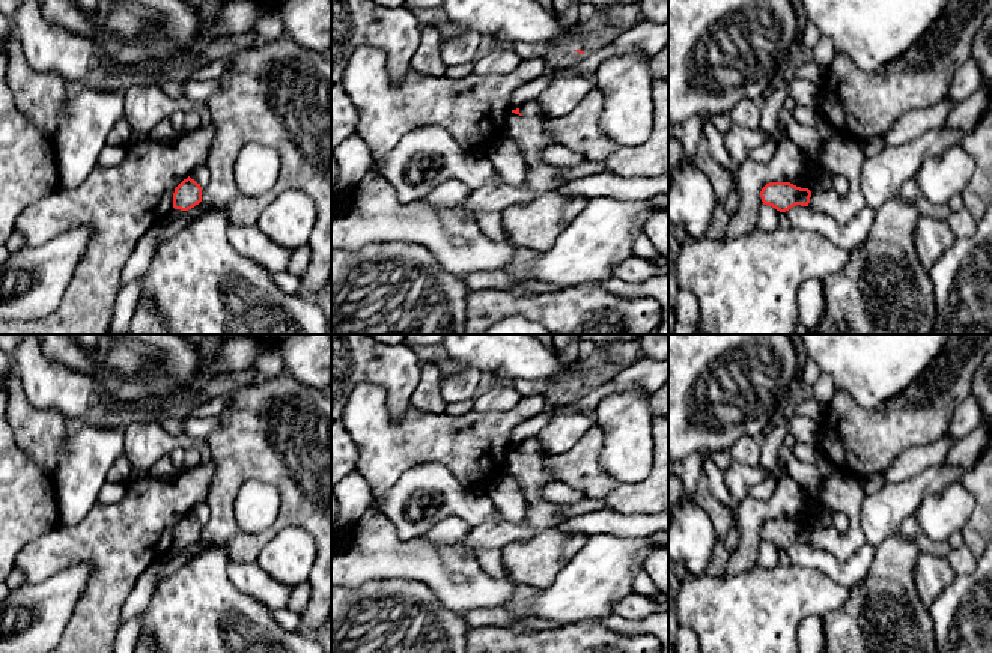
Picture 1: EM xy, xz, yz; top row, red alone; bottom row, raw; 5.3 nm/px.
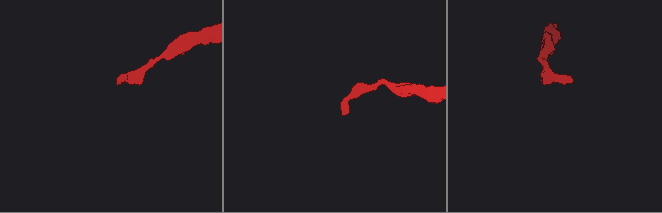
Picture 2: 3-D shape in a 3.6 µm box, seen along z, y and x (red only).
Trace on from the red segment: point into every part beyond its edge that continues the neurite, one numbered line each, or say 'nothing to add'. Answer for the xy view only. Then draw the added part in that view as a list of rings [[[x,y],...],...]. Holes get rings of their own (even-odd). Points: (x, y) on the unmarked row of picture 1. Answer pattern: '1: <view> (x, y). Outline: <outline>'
1: xy (175, 551). Outline: [[[172,546],[172,549],[164,555],[169,561],[188,552],[188,548]],[[188,546],[190,548],[190,546]]]

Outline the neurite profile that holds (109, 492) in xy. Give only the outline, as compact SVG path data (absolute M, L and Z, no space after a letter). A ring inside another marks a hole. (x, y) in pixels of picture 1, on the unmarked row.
M105 481L98 487L98 503L114 504L125 495L125 484Z

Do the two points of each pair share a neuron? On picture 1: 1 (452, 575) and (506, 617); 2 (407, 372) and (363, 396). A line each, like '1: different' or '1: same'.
1: different
2: different

